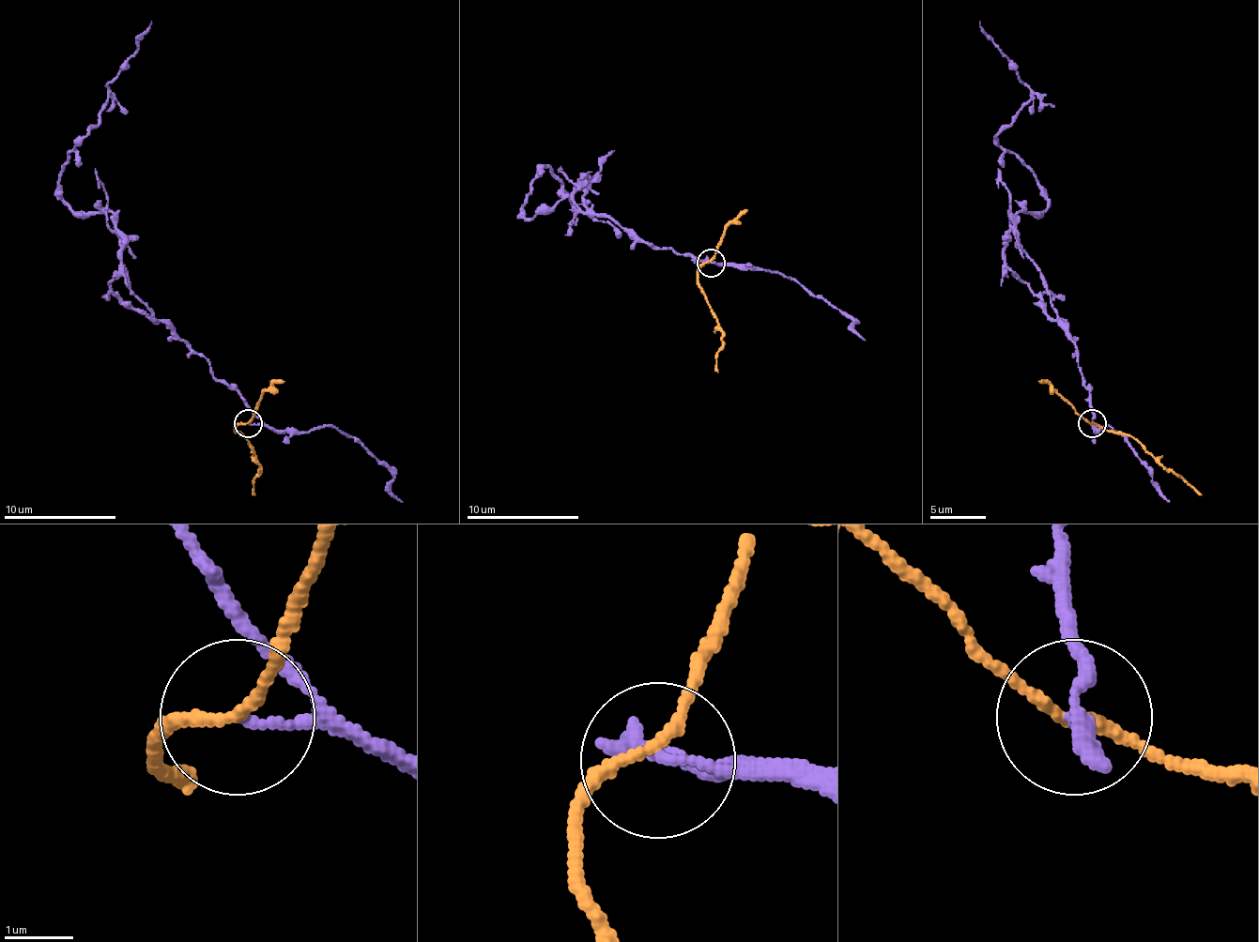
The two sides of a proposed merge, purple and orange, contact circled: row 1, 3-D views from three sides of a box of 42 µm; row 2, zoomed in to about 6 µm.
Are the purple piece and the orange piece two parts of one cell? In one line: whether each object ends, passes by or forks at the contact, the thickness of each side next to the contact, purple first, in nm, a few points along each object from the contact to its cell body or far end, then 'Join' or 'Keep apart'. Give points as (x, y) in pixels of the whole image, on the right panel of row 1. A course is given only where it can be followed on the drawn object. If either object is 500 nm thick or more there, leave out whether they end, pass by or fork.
At the ring purple ends. At the ring orange passes by. Thickness 120 nm (purple) against 140 nm. Course of purple: (1093, 424), (1079, 351), (1020, 248), (1017, 217), (1039, 214), (1045, 194), (997, 144), (1031, 90), (980, 21). Course of orange: (1090, 424), (1132, 435), (1202, 493). Keep apart

